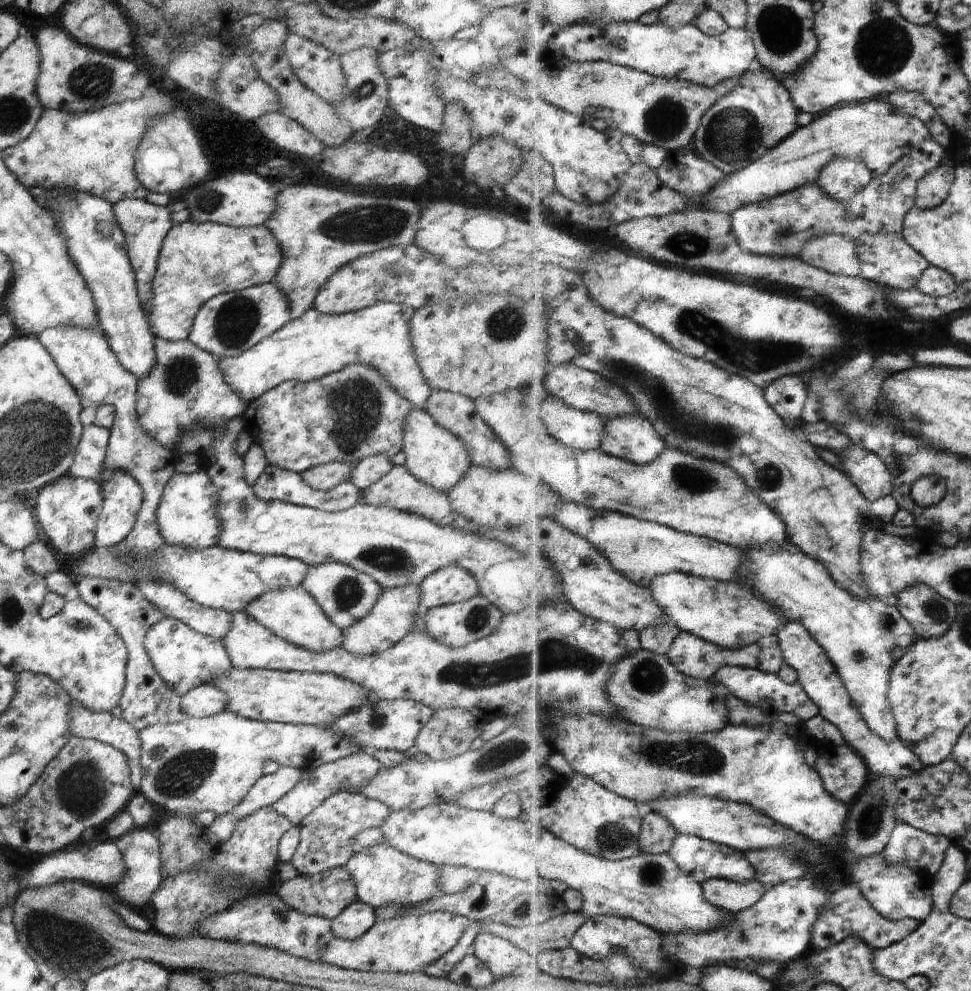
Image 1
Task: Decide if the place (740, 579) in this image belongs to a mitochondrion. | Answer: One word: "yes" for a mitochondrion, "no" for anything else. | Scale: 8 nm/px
no

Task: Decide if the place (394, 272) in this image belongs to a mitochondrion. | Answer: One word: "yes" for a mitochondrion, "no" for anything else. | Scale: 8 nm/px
yes

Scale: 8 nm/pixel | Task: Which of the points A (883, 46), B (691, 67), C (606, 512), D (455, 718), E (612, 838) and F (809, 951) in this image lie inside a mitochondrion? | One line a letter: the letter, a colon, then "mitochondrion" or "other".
A: mitochondrion
B: other
C: other
D: other
E: mitochondrion
F: other

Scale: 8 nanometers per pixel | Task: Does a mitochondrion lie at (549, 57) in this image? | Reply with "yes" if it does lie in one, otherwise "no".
no

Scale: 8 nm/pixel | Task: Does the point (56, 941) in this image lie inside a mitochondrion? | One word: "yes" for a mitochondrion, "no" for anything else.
yes

